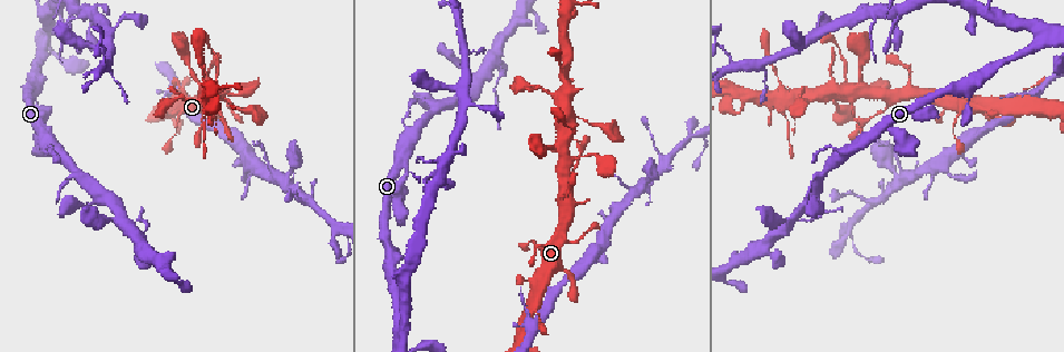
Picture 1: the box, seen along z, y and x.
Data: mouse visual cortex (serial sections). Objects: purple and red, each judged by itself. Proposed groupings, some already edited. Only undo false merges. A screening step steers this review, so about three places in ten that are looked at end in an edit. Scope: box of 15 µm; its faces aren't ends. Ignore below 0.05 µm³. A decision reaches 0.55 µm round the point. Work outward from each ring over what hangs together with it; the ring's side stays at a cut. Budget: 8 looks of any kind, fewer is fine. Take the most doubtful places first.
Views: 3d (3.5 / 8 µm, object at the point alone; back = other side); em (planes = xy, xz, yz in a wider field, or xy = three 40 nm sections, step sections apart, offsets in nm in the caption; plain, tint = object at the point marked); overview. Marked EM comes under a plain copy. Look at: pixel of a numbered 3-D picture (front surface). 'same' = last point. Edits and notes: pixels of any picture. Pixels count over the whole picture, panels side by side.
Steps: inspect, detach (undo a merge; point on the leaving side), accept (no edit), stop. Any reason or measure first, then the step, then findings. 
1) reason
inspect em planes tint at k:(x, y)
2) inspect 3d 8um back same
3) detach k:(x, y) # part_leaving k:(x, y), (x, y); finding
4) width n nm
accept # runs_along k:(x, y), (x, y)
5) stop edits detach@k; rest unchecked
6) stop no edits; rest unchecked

abrupt turn
inspect 3d 3.5um at 1:(572, 118)

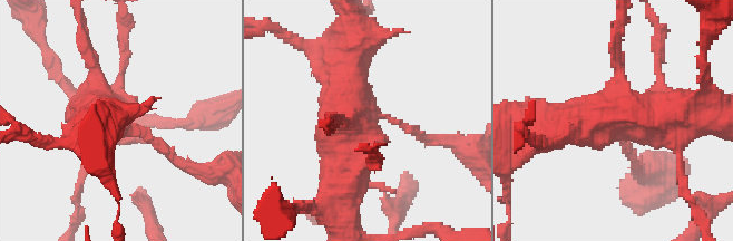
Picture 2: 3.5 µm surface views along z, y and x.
need the tissue
inspect em planes tint at 2:(370, 115)

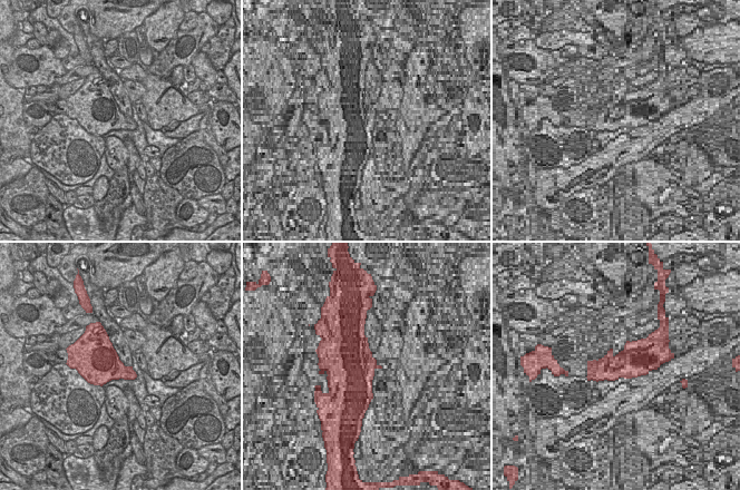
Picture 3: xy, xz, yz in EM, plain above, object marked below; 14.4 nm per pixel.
accept # runs_along 2:(695, 114), (606, 114), (549, 127); continuous, no second cell

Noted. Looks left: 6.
thin arm on a thick one
inspect 3d 3.5um at 1:(891, 10)

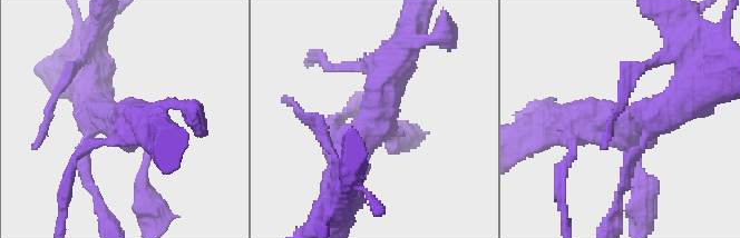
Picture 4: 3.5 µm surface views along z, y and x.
arms 4; arm_widths 150, 150, 500, 500 nm
inspect em planes tint at 4:(378, 122)

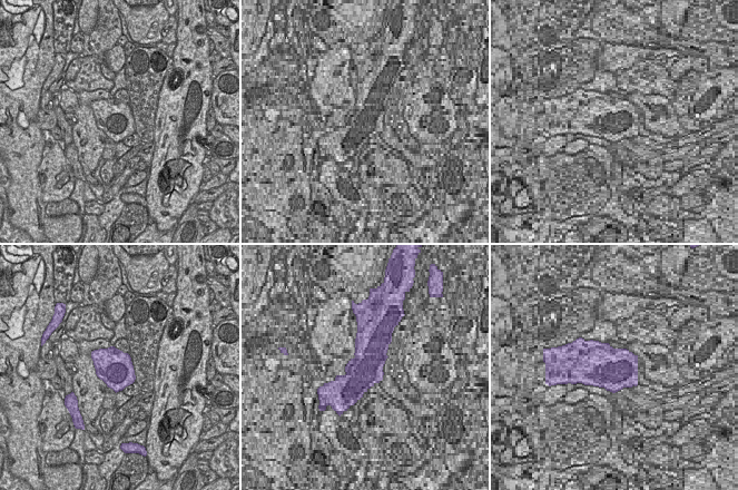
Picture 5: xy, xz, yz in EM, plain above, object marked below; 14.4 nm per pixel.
accept # runs_along 4:(342, 178), (380, 116), (397, 53); all the same cell

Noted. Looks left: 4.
narrows sharply
inspect 3d 3.5um at 1:(502, 73)

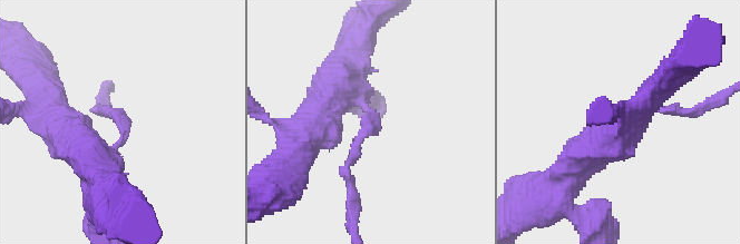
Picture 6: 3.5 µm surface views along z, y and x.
inspect em xy step 1 tint at 6:(127, 138)

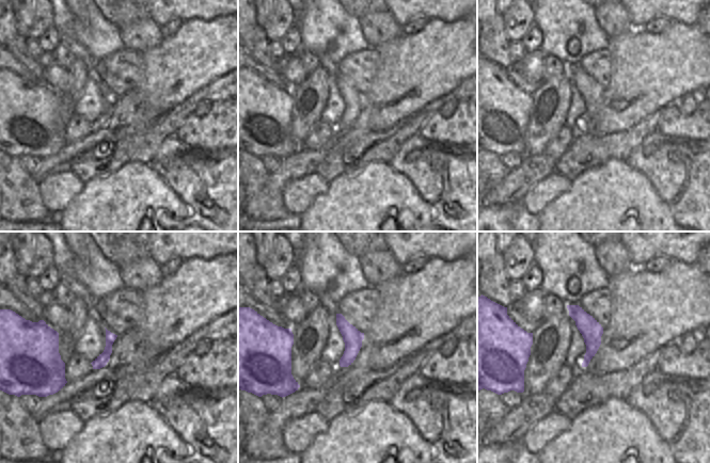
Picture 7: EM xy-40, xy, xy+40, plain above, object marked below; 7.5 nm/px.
detach 6:(360, 138) # part_leaving 6:(371, 114), (347, 165), (354, 196); two cells meet here

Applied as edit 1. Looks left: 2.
stop edits detach@6; rest unchecked

